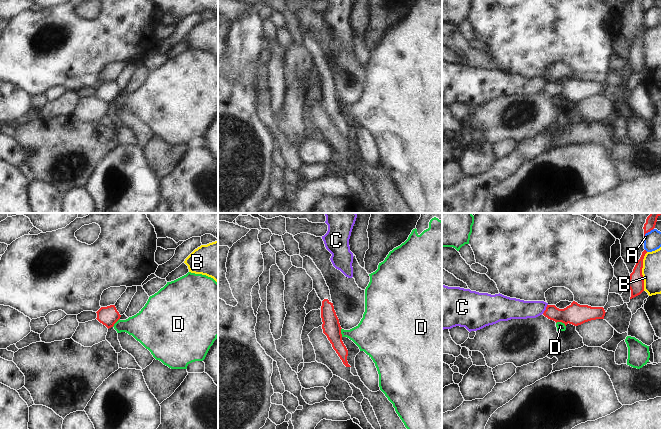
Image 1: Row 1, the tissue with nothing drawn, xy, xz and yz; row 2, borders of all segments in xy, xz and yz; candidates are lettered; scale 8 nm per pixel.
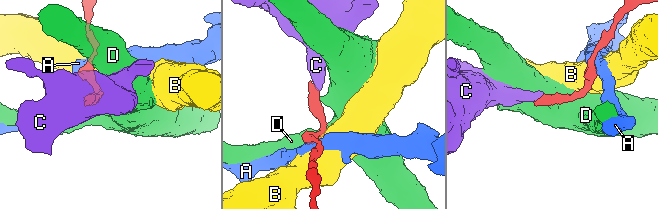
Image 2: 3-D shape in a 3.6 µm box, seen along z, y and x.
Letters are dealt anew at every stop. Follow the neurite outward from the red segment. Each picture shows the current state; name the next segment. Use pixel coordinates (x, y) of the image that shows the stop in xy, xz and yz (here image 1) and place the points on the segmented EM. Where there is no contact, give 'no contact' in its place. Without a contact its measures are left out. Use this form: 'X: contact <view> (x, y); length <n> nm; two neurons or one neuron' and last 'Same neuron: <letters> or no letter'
A: contact yz (648, 231); length 100 nm; two neurons
B: contact yz (641, 271); length 320 nm; two neurons
C: contact yz (546, 309); length 90 nm; two neurons
D: contact yz (561, 321); length 90 nm; two neurons
Same neuron: no letter

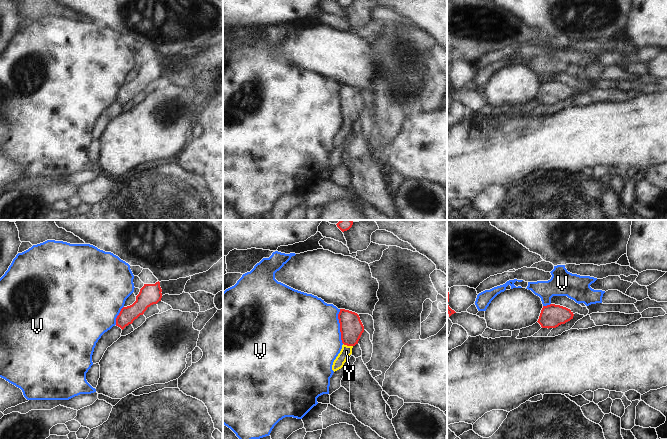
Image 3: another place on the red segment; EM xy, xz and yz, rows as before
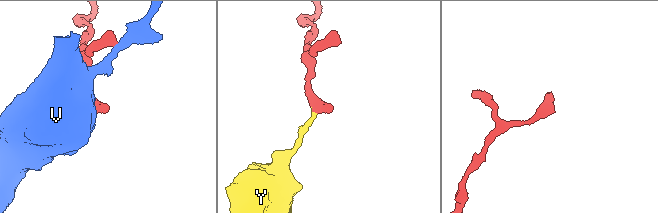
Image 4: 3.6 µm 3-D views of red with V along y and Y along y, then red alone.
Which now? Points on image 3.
V: contact xz (340, 326); length 280 nm; two neurons
Y: contact xz (348, 345); length 80 nm; one neuron
Same neuron: Y

